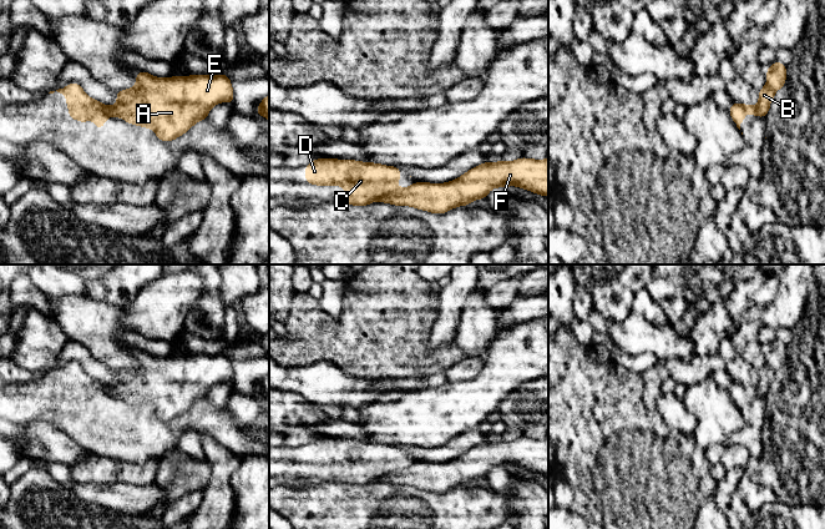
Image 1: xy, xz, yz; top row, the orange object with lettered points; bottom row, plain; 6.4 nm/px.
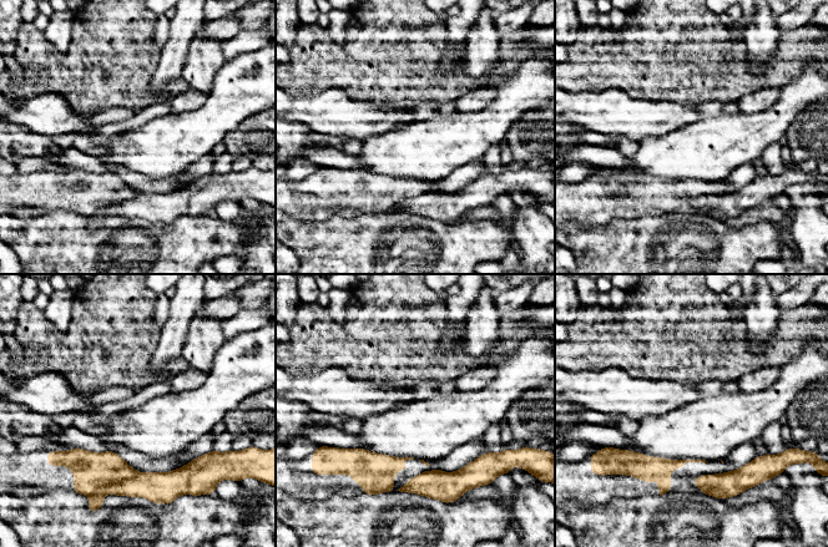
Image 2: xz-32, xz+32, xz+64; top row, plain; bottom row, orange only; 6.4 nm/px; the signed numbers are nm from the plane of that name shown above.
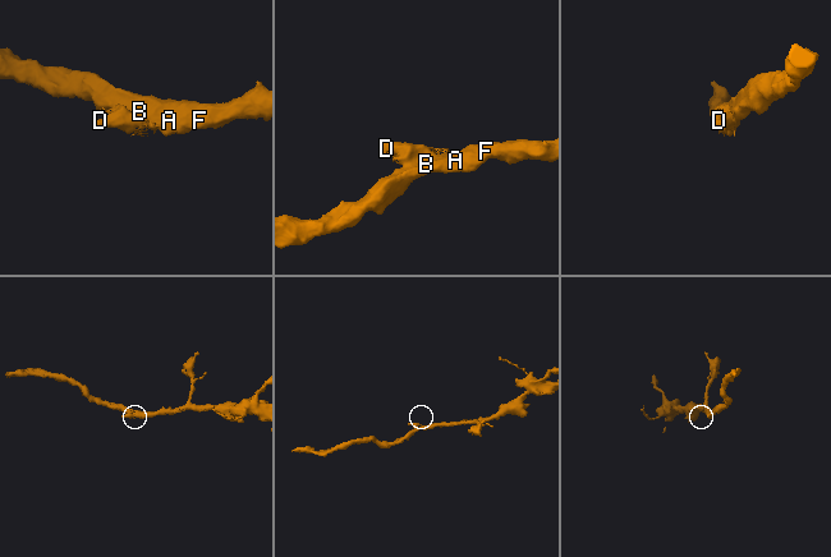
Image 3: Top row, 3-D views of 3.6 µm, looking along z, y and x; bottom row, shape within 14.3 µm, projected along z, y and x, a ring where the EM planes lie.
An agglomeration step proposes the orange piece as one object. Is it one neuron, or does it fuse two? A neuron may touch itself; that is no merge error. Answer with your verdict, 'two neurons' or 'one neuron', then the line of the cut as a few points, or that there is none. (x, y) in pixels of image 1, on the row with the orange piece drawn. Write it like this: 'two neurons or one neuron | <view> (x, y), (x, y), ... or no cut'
two neurons | xz (401, 189), (378, 200)

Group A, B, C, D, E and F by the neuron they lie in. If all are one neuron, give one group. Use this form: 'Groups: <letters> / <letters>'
Groups: A B E F / C D

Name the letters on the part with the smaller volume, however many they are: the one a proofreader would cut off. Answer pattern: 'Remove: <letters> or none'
Remove: C, D

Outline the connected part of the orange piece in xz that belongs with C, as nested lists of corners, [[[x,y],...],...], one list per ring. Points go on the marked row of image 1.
[[[327,157],[305,165],[305,181],[315,186],[338,185],[351,197],[345,203],[366,207],[400,192],[401,172],[395,166]]]

